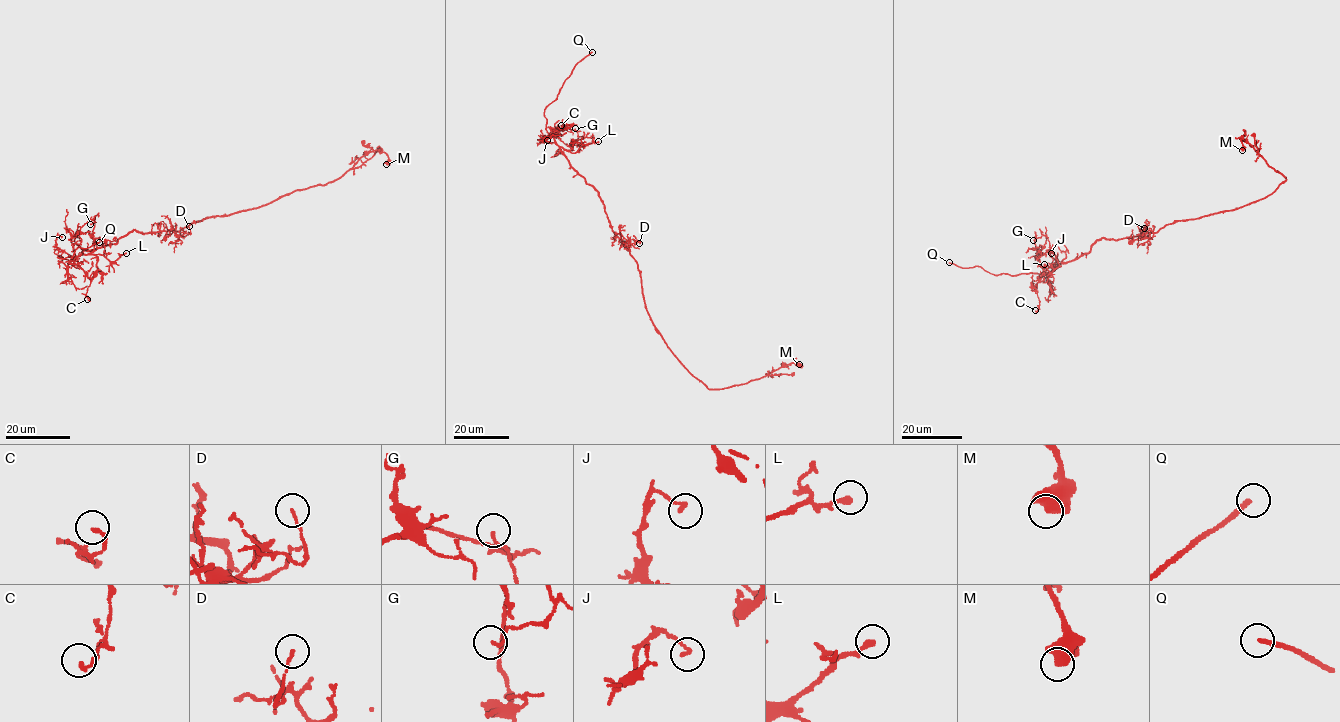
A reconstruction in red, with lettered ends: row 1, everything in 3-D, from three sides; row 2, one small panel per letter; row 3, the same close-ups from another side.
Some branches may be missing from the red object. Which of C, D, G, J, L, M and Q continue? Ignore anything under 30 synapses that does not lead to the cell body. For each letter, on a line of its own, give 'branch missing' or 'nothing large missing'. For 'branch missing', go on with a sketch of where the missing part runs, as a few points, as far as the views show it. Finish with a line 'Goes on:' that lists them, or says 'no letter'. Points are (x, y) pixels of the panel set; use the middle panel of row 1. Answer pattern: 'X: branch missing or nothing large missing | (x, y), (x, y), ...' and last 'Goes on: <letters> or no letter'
C: nothing large missing
D: nothing large missing
G: nothing large missing
J: nothing large missing
L: nothing large missing
M: nothing large missing
Q: branch missing | (592, 52), (618, 31), (629, 29)
Goes on: Q

